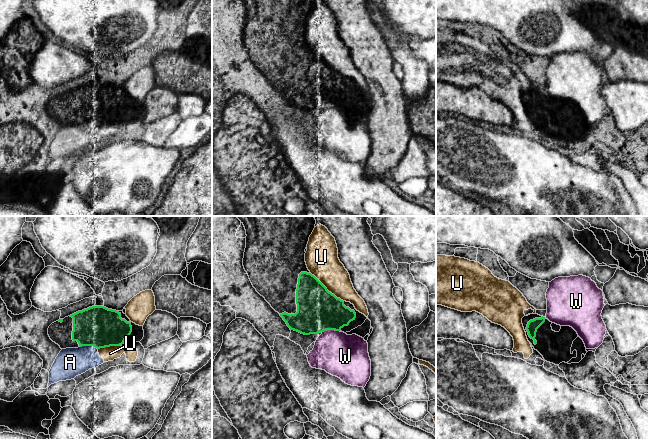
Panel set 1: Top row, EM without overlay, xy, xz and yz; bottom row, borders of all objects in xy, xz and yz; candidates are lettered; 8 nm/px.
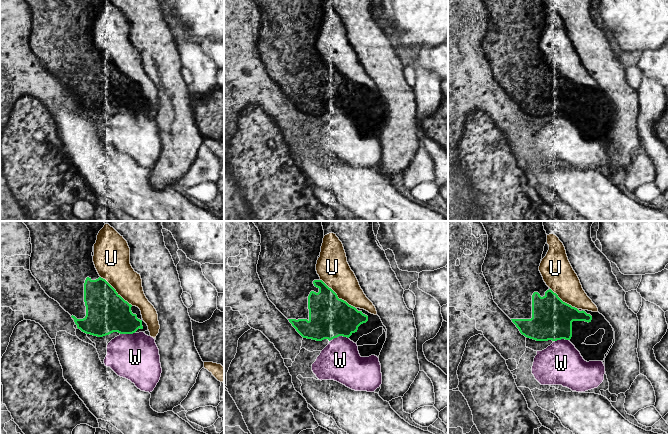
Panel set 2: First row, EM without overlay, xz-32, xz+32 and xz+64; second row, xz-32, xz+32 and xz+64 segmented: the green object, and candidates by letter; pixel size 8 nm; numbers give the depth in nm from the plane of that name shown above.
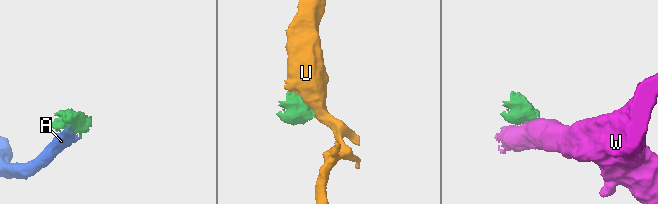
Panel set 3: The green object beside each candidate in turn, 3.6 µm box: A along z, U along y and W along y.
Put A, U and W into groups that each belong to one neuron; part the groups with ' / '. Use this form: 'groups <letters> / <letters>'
groups A U / W

